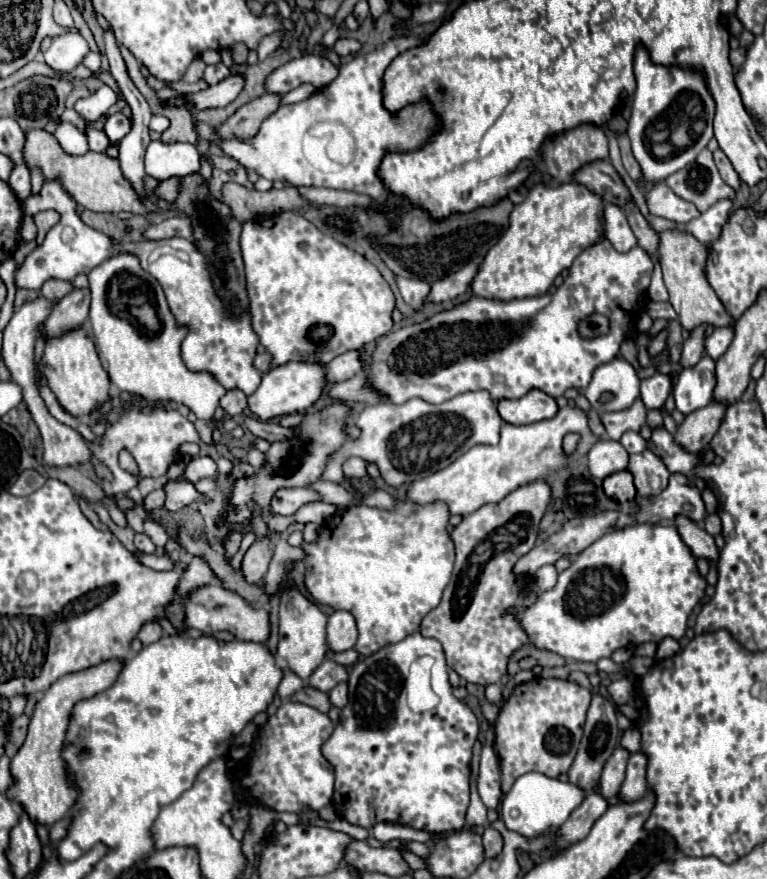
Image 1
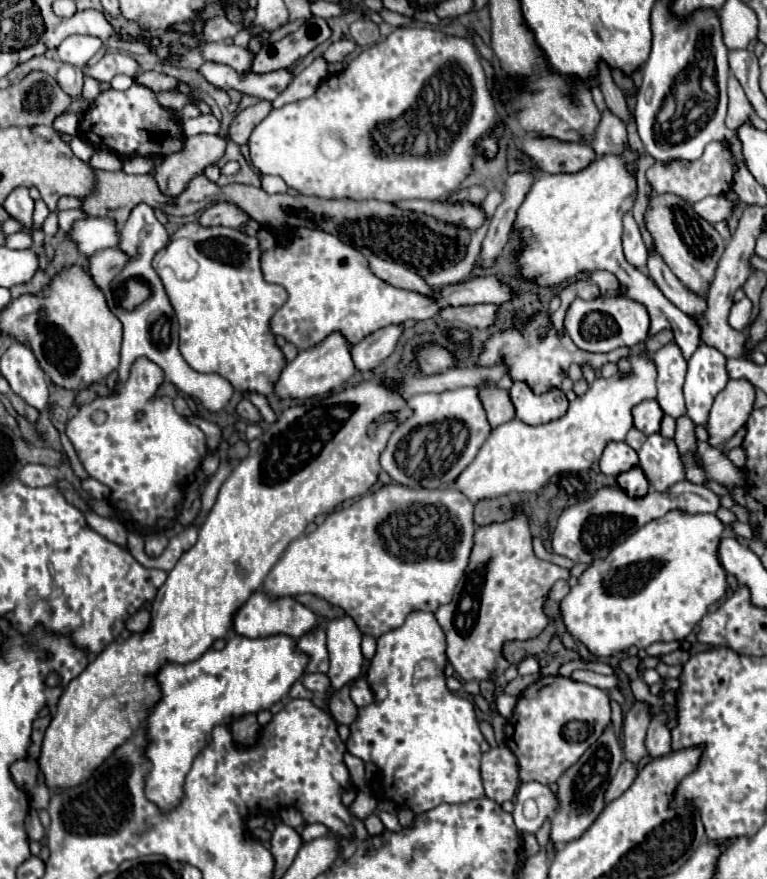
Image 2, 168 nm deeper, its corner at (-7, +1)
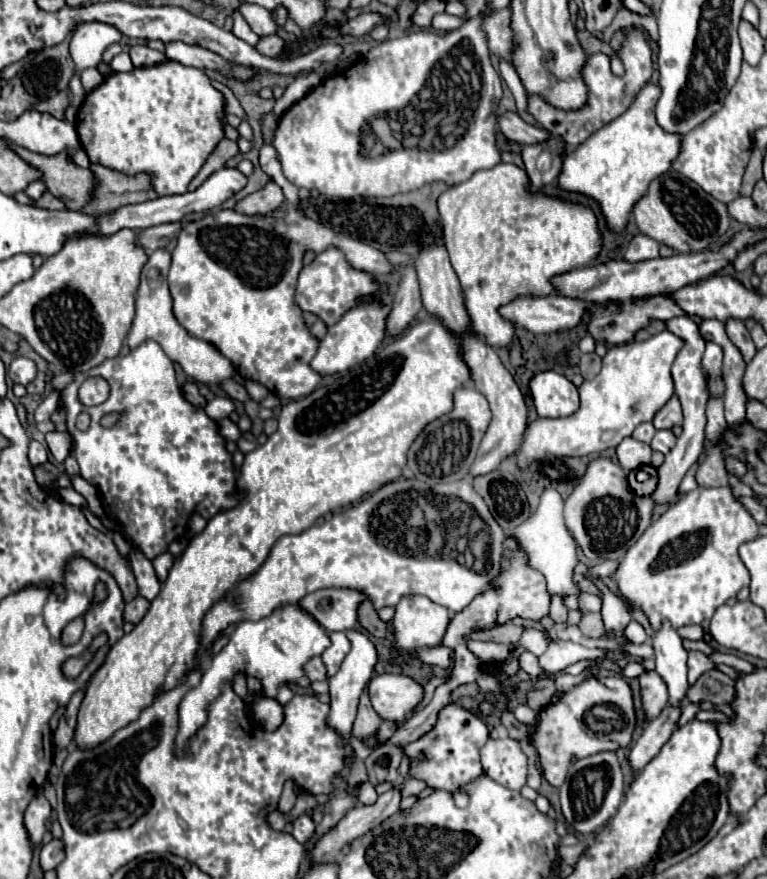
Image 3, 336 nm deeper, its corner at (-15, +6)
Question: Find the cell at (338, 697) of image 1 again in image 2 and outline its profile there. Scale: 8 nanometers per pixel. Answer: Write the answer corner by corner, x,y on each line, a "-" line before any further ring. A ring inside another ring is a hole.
359,677
359,679
355,679
351,683
349,693
351,693
351,701
357,707
365,707
365,705
369,705
373,701
373,693
371,693
371,689
369,689
369,685
367,685
367,681
363,677

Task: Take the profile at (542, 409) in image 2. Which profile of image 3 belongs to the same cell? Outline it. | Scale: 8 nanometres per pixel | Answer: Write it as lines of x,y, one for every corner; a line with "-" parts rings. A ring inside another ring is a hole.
539,372
531,380
531,396
537,414
543,418
571,416
579,408
577,388
559,372

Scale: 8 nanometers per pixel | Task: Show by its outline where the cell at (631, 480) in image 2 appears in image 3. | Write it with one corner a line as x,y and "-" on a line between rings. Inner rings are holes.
631,472
631,474
629,474
629,486
631,486
633,492
639,494
639,496
651,496
653,490
657,488
657,478
649,478
649,480
645,480
645,482
637,482
635,472

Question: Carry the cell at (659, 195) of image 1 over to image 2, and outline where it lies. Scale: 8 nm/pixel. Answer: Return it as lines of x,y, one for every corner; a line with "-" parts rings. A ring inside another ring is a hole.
705,197
697,203
691,203
691,207
709,223
731,219
733,215
733,203
727,201
727,197

